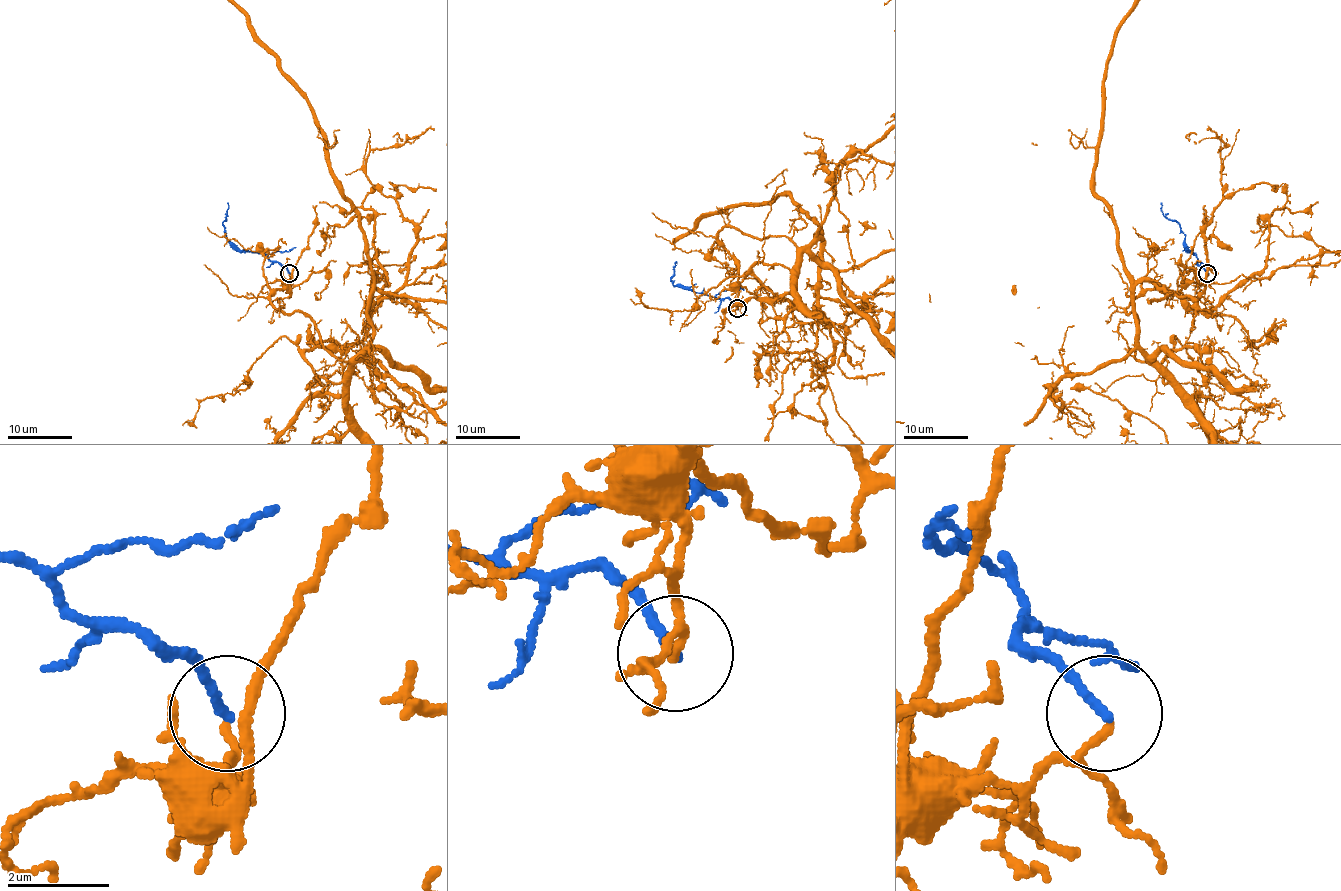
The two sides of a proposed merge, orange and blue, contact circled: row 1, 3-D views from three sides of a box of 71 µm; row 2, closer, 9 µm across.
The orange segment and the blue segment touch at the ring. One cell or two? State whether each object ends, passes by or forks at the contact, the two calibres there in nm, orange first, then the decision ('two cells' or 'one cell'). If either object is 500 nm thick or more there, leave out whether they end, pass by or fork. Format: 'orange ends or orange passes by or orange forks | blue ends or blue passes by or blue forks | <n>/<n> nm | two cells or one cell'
orange passes by | blue ends | 100/170 nm | two cells

